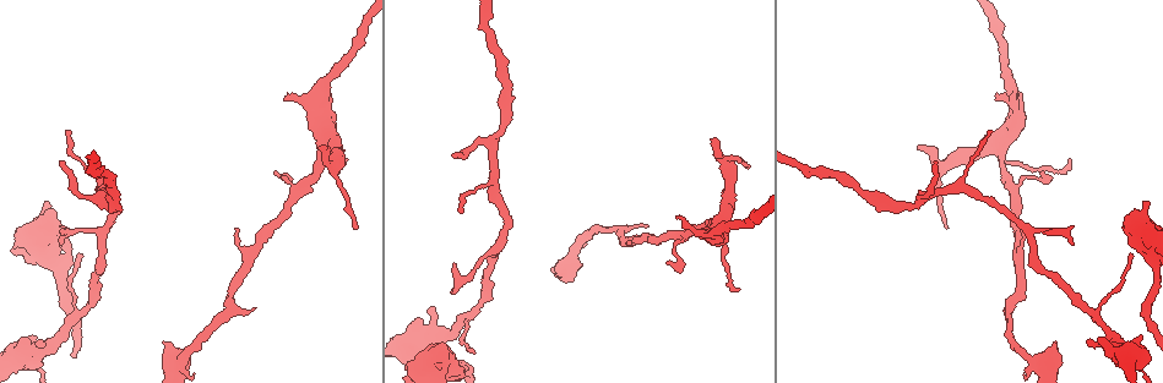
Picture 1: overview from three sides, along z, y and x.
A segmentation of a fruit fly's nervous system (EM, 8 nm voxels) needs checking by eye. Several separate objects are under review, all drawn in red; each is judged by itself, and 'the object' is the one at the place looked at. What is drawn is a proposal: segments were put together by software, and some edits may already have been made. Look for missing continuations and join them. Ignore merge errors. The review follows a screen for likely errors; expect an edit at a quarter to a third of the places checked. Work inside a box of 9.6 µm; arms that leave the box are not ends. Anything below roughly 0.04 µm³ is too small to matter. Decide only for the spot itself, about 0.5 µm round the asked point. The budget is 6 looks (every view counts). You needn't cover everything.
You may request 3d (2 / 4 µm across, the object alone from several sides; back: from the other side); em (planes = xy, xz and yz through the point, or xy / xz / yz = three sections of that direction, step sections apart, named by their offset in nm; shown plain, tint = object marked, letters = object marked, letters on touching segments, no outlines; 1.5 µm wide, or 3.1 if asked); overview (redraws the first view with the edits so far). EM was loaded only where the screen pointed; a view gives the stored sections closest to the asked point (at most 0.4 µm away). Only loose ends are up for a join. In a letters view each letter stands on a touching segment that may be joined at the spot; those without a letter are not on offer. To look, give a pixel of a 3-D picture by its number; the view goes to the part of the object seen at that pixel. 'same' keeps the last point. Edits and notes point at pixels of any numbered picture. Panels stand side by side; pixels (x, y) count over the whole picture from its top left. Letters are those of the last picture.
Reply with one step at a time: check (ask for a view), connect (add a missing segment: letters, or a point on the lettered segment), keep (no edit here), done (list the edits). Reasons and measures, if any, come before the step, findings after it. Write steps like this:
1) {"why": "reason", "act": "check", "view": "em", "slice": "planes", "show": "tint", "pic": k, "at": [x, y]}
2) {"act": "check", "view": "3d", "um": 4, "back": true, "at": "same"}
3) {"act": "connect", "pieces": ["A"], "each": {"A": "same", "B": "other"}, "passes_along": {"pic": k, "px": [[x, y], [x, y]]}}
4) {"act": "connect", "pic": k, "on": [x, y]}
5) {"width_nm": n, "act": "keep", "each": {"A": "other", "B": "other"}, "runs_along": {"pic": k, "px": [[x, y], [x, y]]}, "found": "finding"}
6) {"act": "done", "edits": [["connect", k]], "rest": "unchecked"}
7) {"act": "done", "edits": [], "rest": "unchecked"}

{"why": "free end", "act": "check", "view": "em", "slice": "planes", "show": "letters", "pic": 1, "at": [1148, 204]}

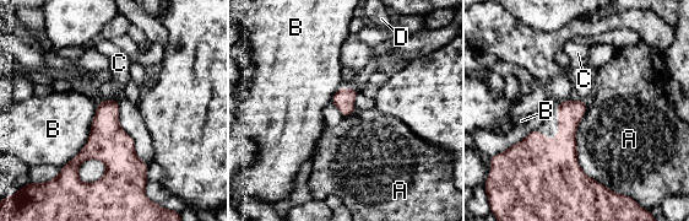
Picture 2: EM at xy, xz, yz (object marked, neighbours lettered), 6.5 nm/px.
{"width_nm": 140, "act": "keep", "each": {"A": "other", "B": "other", "C": "other", "D": "other"}, "found": "no lettered segment goes on from it"}

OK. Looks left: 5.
{"why": "free end", "act": "check", "view": "em", "slice": "xz", "step": 8, "show": "letters", "pic": 1, "at": [459, 210]}

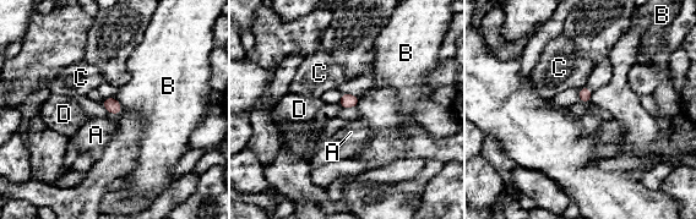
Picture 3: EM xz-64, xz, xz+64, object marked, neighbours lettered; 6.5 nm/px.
{"act": "keep", "each": {"A": "other", "B": "other", "C": "other", "D": "other"}, "border": {"pic": 3, "px": [[101, 103], [108, 111]]}, "found": "no lettered segment goes on from it"}

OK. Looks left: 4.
{"why": "branch stops here", "act": "check", "view": "em", "slice": "xz", "step": 8, "show": "letters", "pic": 1, "at": [920, 144]}

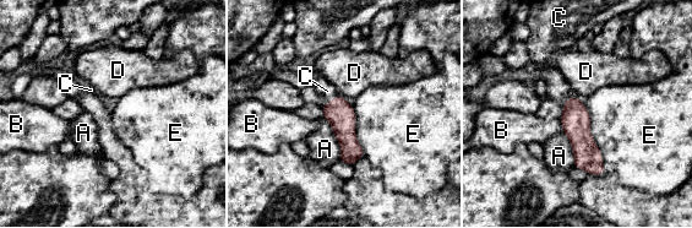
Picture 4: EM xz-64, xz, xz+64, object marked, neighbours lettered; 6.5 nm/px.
{"act": "connect", "pieces": ["C"], "each": {"A": "other", "B": "other", "C": "same", "D": "other", "E": "other"}, "passes_along": {"pic": 4, "px": [[341, 115], [331, 102], [327, 91]]}, "found": "it goes on there"}

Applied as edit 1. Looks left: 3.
{"act": "done", "edits": [["connect", 4]], "rest": "unchecked"}

